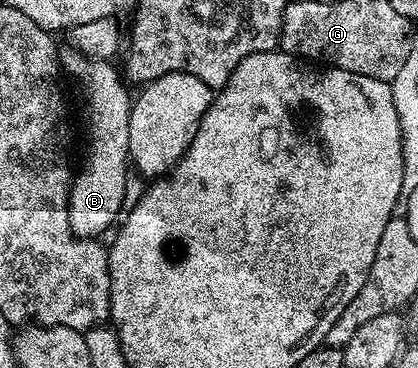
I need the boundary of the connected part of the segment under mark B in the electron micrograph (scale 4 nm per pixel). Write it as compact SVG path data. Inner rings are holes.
M76 51L68 52L62 52L59 60L64 72L68 76L70 73L85 92L86 145L85 162L78 173L76 170L69 186L69 229L77 237L97 239L102 236L100 233L108 234L122 216L120 203L123 202L123 191L131 170L129 132L133 103L130 86L123 80L116 64L93 61Z

